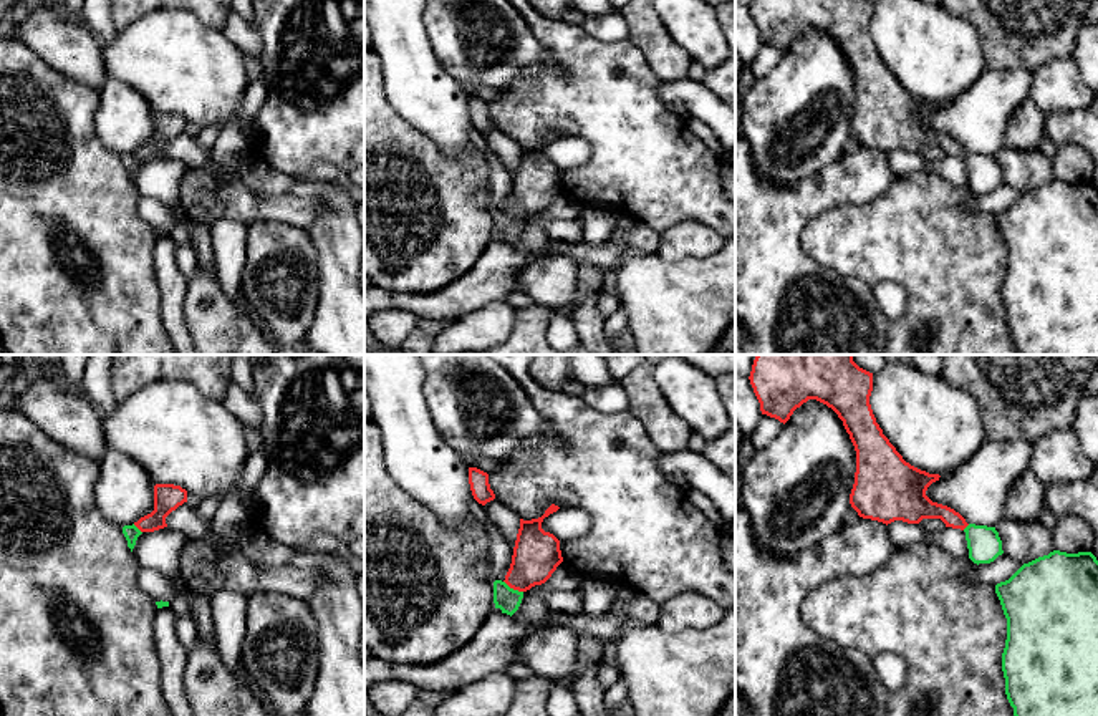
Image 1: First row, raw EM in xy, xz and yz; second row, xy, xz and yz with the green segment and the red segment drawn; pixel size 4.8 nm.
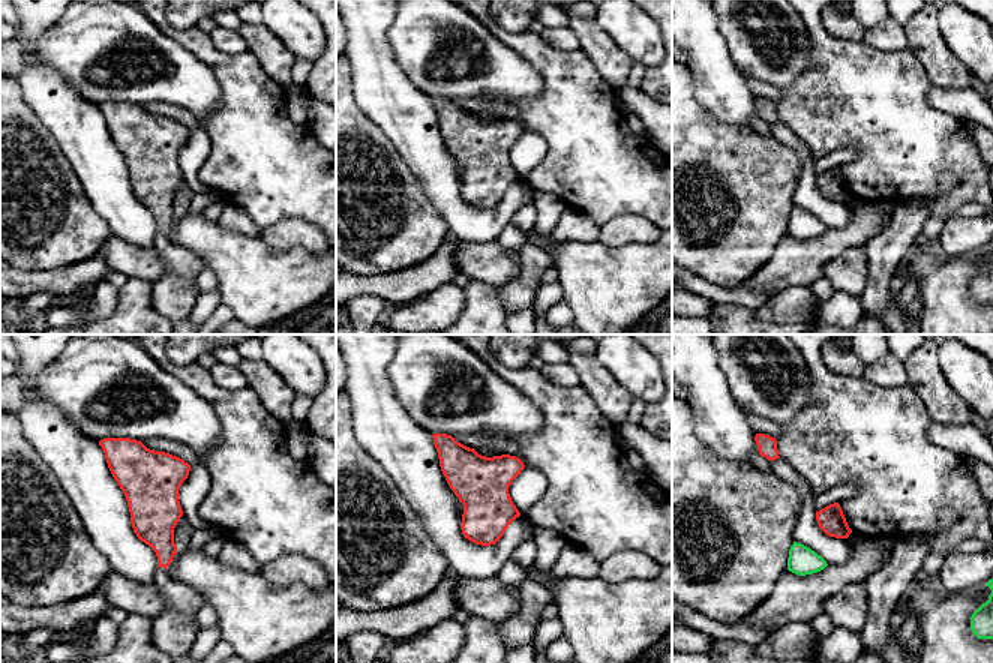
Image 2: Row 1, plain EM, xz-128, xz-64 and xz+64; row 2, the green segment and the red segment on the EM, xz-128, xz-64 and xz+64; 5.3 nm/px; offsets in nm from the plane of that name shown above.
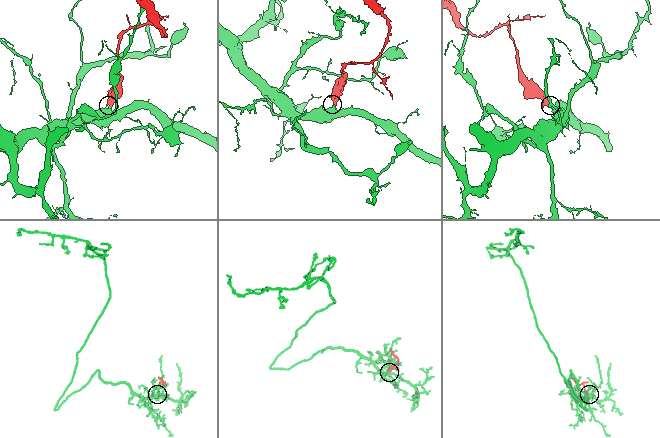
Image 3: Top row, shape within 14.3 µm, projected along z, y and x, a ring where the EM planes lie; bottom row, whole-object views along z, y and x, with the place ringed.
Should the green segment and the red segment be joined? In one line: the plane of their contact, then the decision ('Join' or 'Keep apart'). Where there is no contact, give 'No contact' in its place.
Touches green in xz. Keep apart

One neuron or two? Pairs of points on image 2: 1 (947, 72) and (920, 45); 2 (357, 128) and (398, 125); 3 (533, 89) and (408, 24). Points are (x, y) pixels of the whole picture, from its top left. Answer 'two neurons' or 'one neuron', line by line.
1: one neuron
2: two neurons
3: one neuron

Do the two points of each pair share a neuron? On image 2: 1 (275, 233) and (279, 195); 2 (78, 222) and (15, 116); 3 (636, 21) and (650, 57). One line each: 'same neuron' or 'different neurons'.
1: different neurons
2: same neuron
3: same neuron

